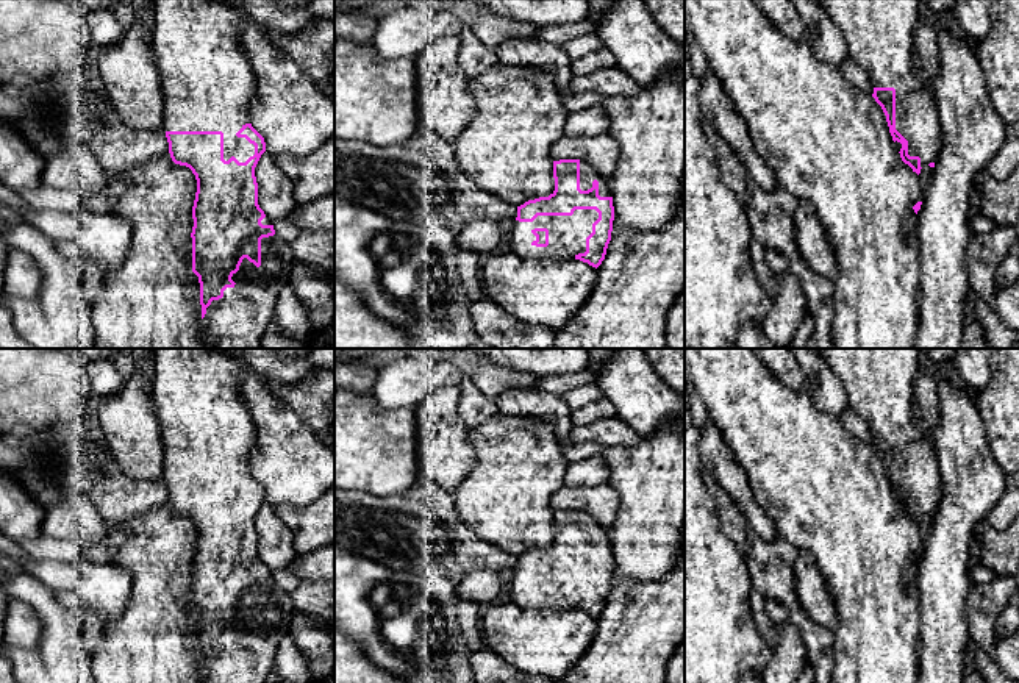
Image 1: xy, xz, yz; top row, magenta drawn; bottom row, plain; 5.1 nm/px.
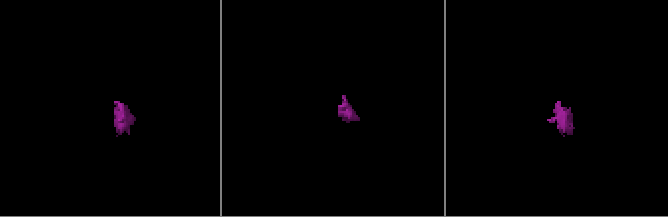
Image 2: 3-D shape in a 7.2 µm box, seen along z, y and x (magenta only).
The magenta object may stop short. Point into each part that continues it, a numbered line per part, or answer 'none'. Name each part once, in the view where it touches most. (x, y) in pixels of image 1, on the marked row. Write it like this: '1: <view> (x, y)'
1: xy (207, 80)

